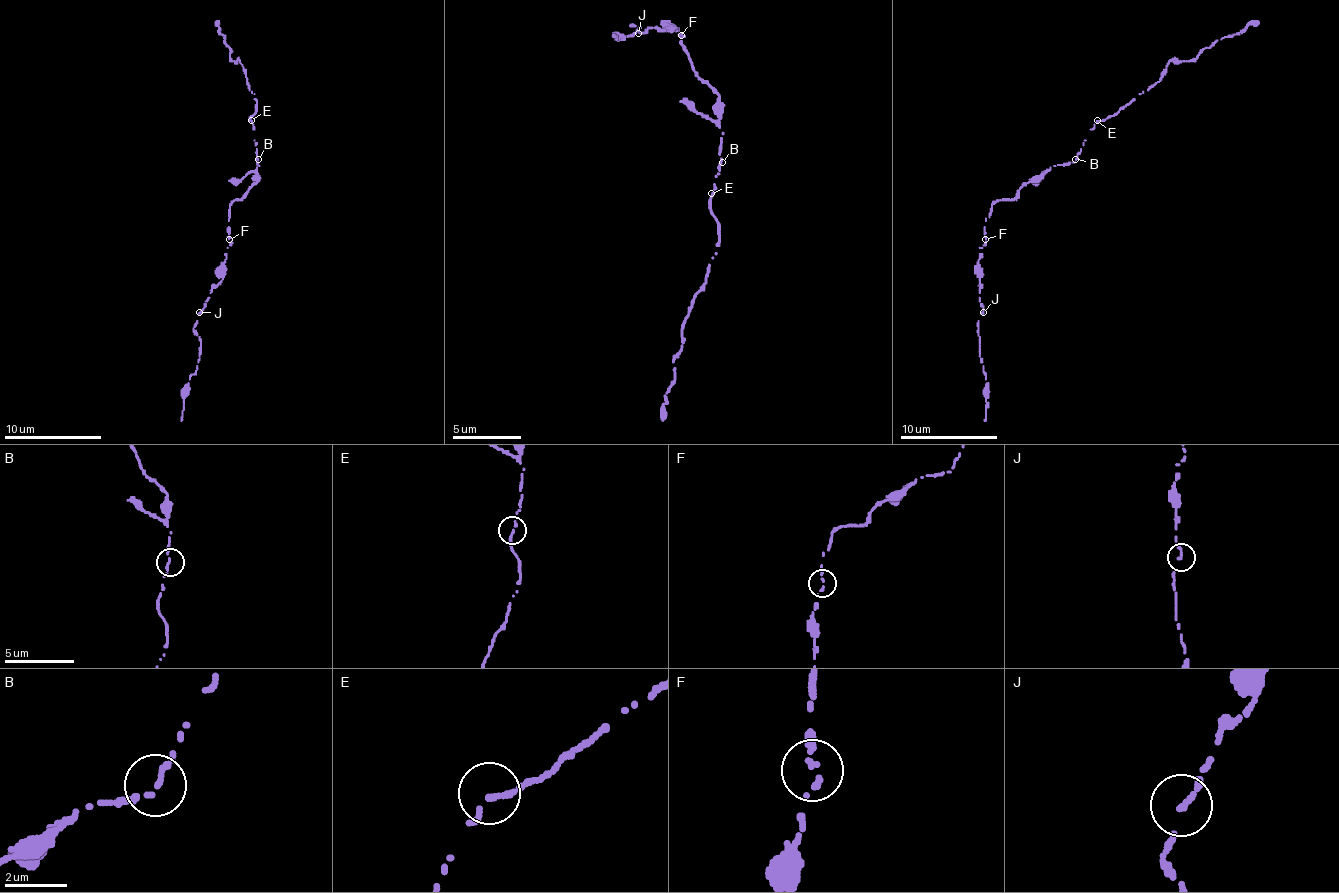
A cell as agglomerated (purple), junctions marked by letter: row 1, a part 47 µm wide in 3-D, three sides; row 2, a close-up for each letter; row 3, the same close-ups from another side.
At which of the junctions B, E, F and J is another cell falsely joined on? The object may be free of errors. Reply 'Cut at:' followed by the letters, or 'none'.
Cut at: none

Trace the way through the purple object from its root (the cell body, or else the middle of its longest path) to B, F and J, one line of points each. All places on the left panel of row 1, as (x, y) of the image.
B: (256, 176), (258, 159)
F: (256, 176), (246, 193), (229, 205), (229, 239)
J: (256, 176), (246, 193), (229, 205), (231, 242), (227, 247), (222, 281), (210, 293), (200, 313)

